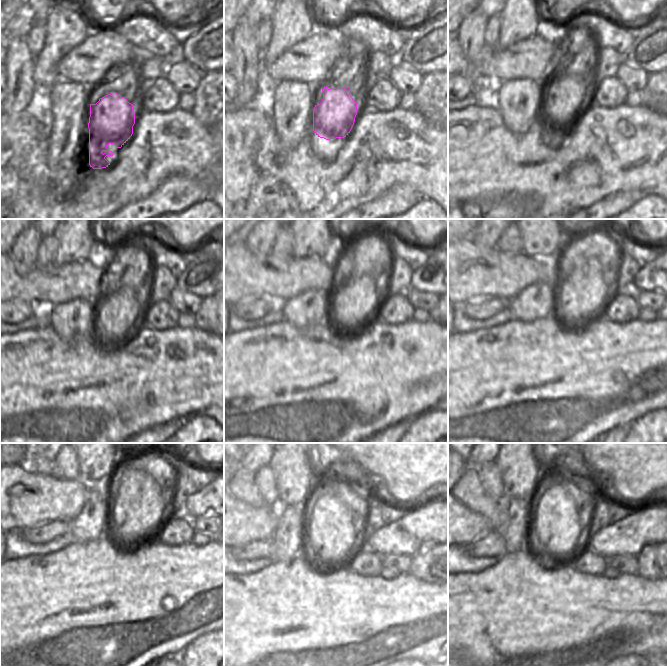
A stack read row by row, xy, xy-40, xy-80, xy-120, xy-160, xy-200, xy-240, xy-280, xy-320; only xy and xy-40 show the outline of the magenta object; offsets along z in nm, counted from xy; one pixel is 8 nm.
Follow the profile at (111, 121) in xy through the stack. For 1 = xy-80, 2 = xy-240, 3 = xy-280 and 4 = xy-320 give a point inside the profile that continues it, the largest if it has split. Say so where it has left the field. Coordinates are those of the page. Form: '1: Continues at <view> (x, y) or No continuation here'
1: Continues at xy-80 (563, 98)
2: Continues at xy-240 (142, 488)
3: Continues at xy-280 (340, 518)
4: Continues at xy-320 (557, 527)

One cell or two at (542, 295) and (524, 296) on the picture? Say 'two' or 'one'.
one

